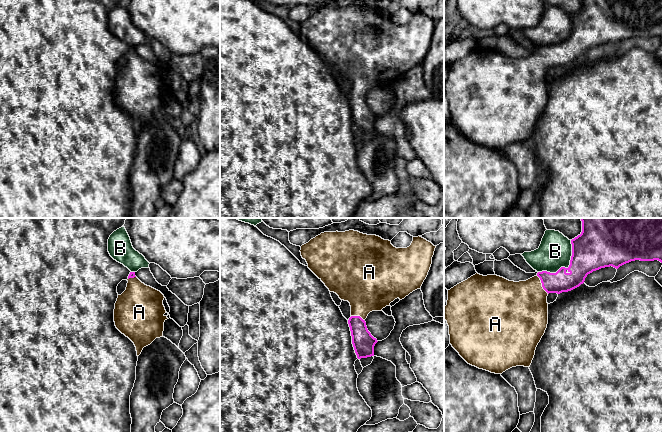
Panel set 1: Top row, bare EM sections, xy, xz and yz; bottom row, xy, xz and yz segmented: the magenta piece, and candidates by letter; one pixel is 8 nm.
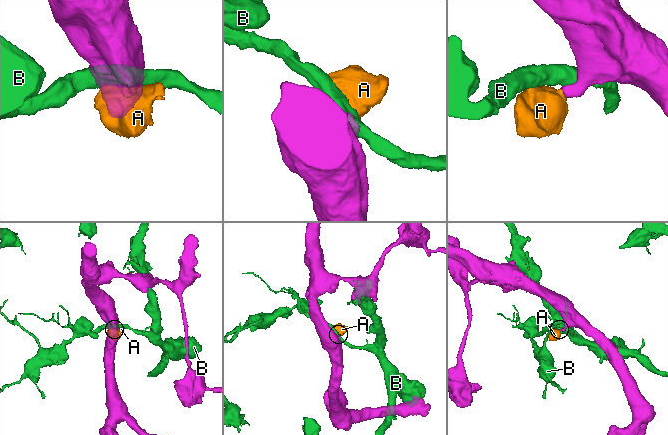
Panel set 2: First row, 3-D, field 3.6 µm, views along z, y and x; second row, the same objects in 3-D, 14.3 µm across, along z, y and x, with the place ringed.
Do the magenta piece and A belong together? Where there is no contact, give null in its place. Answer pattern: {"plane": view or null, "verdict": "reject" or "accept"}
{"plane": "yz", "verdict": "accept"}

